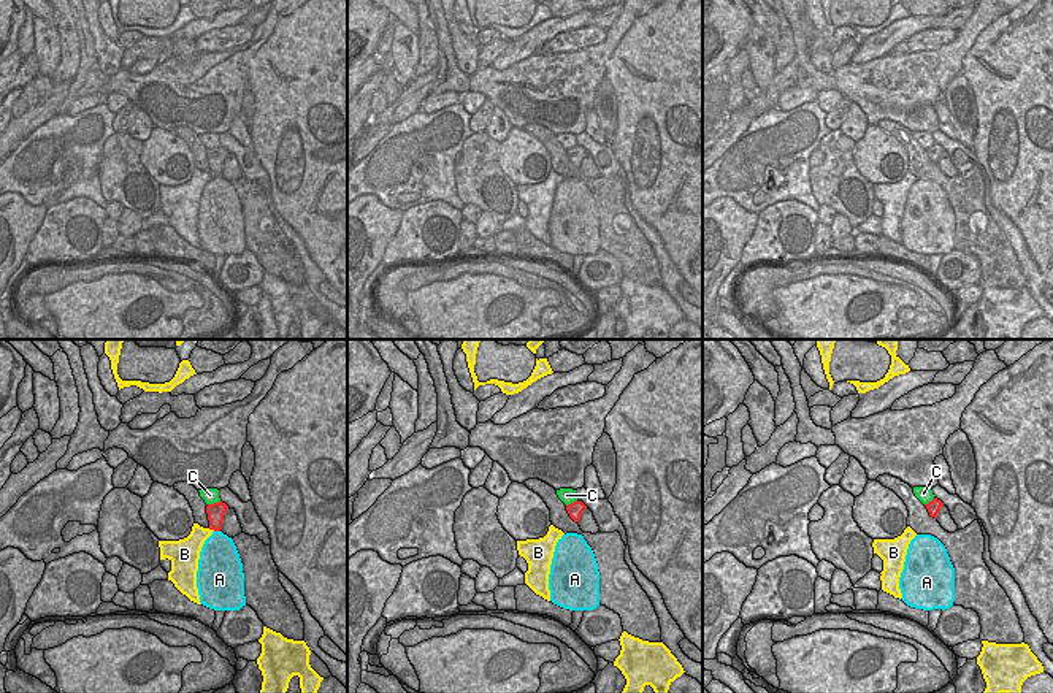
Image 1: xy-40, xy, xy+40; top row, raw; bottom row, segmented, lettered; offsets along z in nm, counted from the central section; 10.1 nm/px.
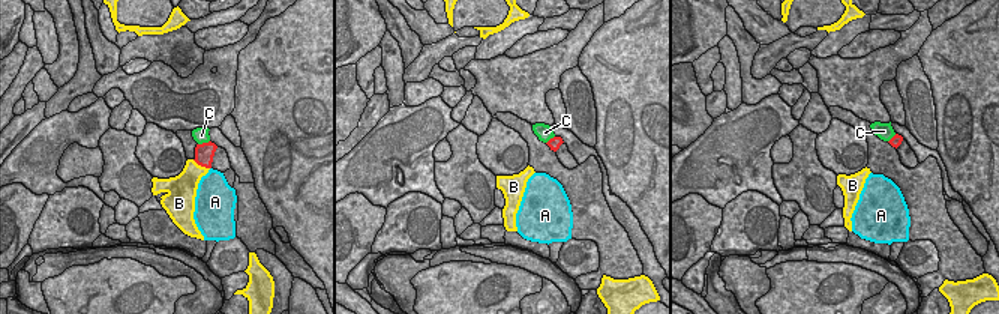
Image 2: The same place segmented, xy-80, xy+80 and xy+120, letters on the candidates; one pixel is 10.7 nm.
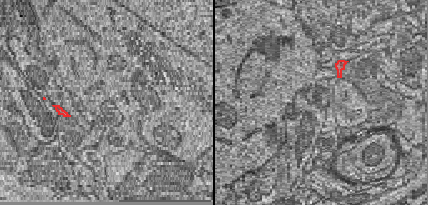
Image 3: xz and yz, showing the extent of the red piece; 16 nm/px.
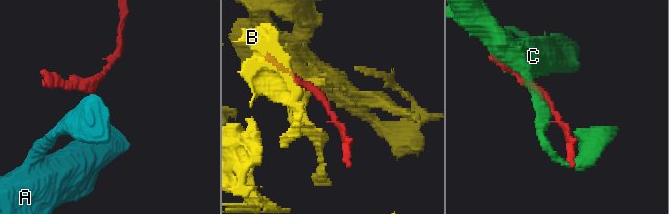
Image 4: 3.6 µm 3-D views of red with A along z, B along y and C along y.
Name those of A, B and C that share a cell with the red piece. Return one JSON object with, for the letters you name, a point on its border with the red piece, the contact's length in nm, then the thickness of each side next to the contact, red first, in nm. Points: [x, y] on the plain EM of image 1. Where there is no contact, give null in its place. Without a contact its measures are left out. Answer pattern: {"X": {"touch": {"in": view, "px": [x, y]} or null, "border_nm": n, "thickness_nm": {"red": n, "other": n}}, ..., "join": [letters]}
{"join": []}

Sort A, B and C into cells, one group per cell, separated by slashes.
A / B / C

